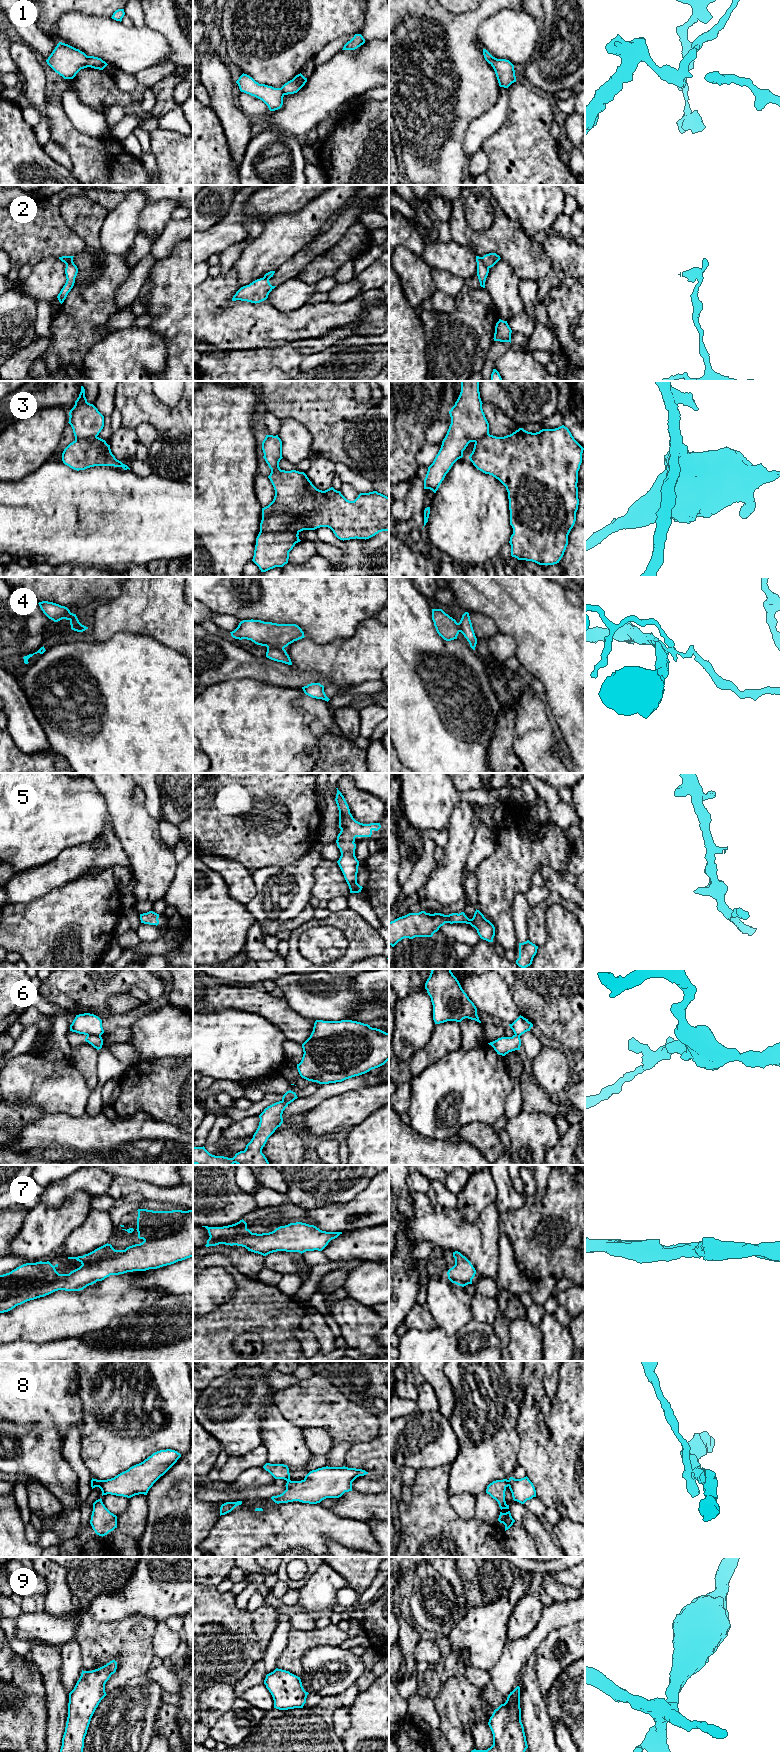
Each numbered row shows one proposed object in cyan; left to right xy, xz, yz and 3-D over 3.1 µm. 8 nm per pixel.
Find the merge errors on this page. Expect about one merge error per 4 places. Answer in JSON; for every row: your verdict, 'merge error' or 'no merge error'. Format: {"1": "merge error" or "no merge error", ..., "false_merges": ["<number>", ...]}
{"1": "merge error", "2": "merge error", "3": "merge error", "4": "merge error", "5": "no merge error", "6": "merge error", "7": "no merge error", "8": "merge error", "9": "no merge error", "false_merges": ["1", "2", "3", "4", "6", "8"]}

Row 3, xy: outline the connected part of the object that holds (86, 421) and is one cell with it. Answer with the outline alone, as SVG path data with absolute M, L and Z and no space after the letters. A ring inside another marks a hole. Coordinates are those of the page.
M83 386L69 416L68 423L73 429L75 439L97 437L104 427L104 416L93 404L87 402Z

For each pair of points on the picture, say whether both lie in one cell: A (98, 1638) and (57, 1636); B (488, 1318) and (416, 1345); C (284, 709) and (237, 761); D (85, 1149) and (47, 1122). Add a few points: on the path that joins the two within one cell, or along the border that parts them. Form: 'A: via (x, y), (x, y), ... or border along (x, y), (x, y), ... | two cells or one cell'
A: border along (84, 1615), (74, 1638) | two cells
B: border along (472, 1318), (491, 1326) | two cells
C: via (271, 722), (257, 736), (257, 741), (250, 748) | one cell
D: via (76, 1142), (67, 1142), (56, 1131) | one cell

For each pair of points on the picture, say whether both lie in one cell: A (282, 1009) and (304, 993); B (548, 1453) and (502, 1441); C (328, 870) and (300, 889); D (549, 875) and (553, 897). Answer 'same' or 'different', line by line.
A: different
B: different
C: different
D: different

